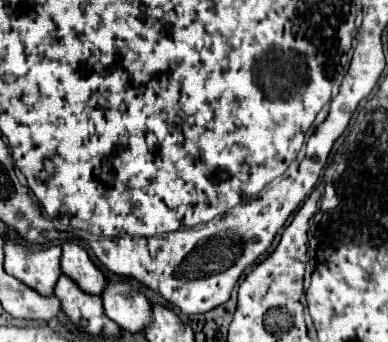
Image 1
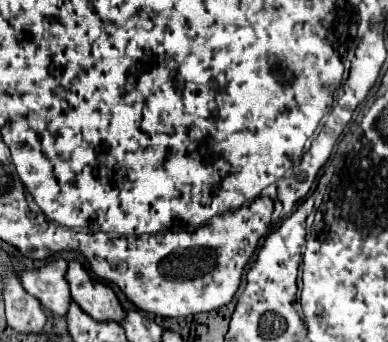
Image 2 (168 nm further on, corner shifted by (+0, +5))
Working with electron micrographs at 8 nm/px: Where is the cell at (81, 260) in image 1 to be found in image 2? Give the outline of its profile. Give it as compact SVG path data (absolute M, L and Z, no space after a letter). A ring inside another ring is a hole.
M80 260L68 262L66 280L76 304L94 320L122 320L122 306L114 290L106 282L94 280Z

